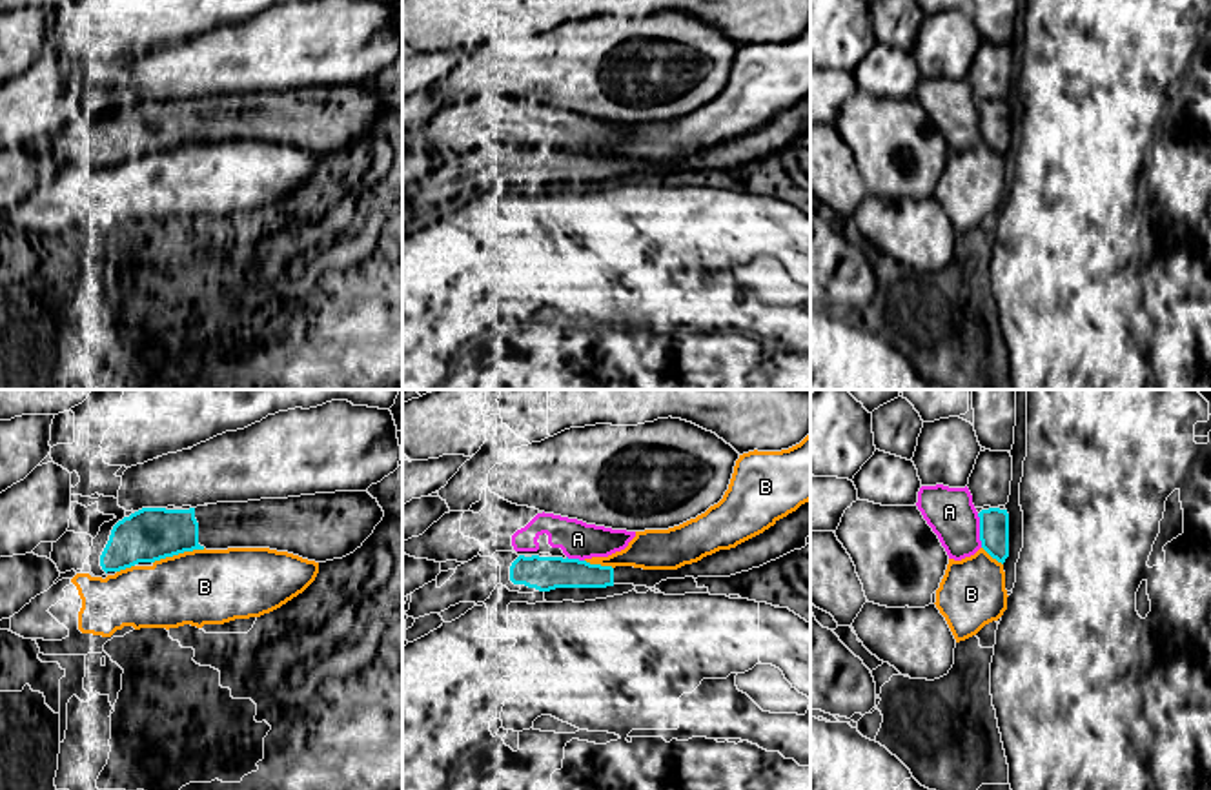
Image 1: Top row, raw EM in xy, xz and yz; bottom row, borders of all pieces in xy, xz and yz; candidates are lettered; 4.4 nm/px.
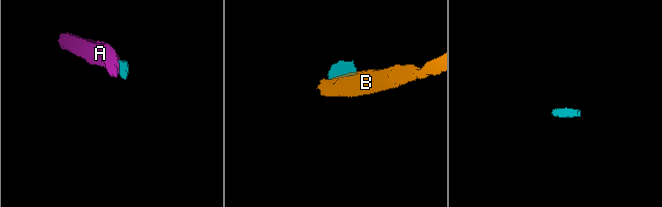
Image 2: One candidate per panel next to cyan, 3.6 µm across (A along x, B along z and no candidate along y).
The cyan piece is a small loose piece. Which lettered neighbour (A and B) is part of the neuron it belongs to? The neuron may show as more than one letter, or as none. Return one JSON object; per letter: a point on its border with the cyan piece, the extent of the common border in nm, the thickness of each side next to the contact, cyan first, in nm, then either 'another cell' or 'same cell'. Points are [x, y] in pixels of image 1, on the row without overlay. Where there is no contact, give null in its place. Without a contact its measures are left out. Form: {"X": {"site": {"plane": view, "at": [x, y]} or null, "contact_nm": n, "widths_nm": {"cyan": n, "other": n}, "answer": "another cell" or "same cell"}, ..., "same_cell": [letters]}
{"A": {"site": {"plane": "yz", "at": [980, 122]}, "contact_nm": 150, "widths_nm": {"cyan": 130, "other": 220}, "answer": "another cell"}, "B": {"site": {"plane": "xy", "at": [179, 144]}, "contact_nm": 240, "widths_nm": {"cyan": 240, "other": 340}, "answer": "another cell"}, "same_cell": []}

